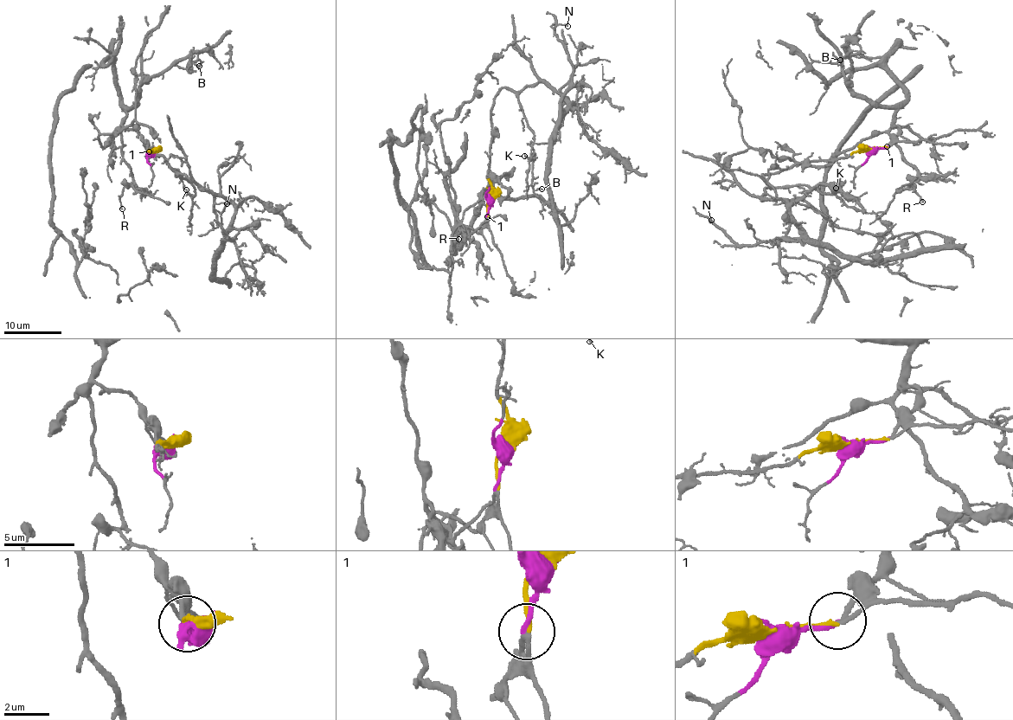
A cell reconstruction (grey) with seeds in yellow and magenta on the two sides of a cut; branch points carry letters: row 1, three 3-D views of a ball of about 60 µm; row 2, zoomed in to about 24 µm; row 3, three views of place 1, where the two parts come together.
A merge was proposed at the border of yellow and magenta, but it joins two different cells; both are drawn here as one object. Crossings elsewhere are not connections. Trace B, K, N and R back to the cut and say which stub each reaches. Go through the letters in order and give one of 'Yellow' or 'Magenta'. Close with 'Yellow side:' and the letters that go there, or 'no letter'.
B: Magenta
K: Yellow
N: Yellow
R: Magenta
Yellow side: K, N

